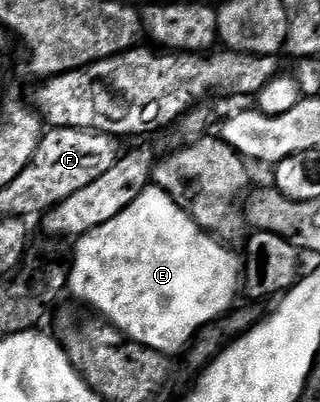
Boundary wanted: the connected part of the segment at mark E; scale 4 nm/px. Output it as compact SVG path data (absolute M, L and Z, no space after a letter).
M146 186L115 220L107 220L107 224L99 224L99 228L82 234L74 246L77 247L71 250L68 293L82 298L86 307L96 311L126 338L166 356L180 355L207 323L229 313L238 301L238 255L236 258L226 243L206 232L158 186Z

